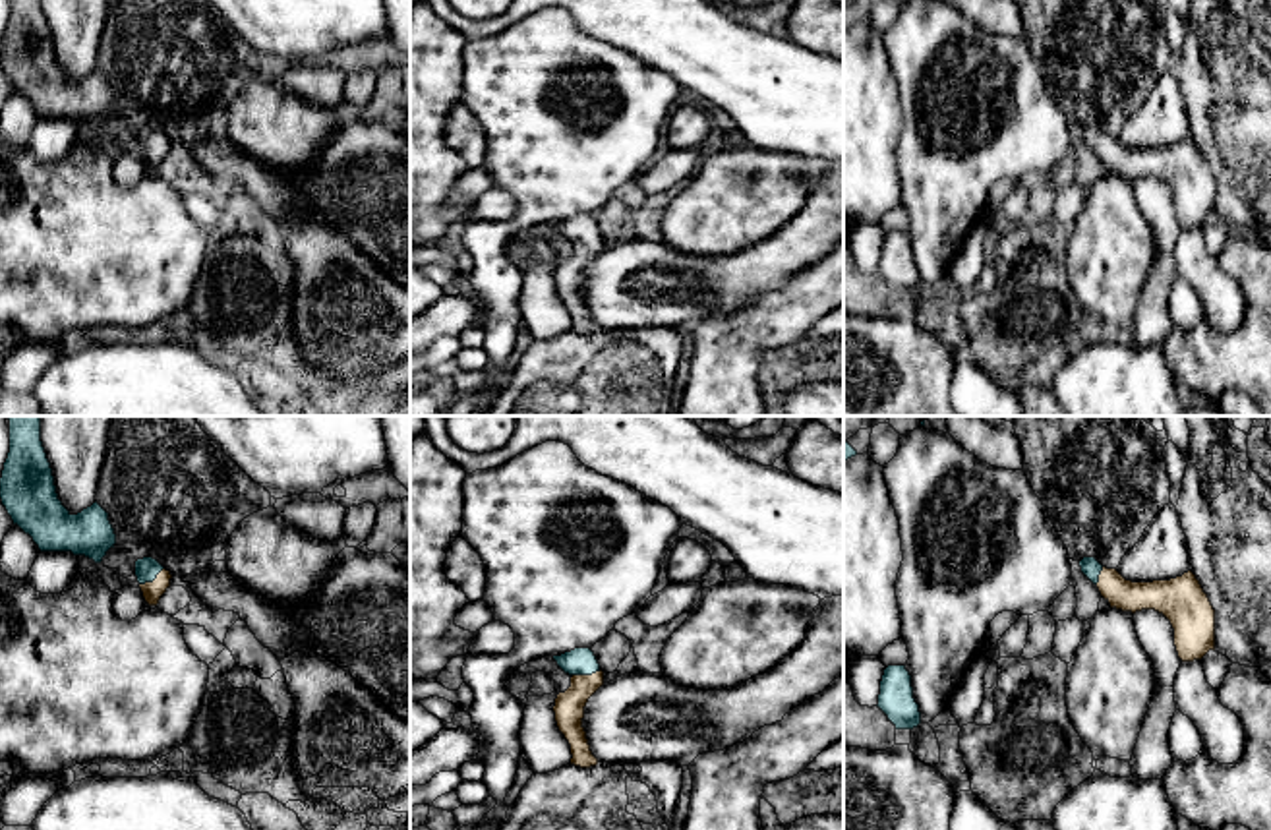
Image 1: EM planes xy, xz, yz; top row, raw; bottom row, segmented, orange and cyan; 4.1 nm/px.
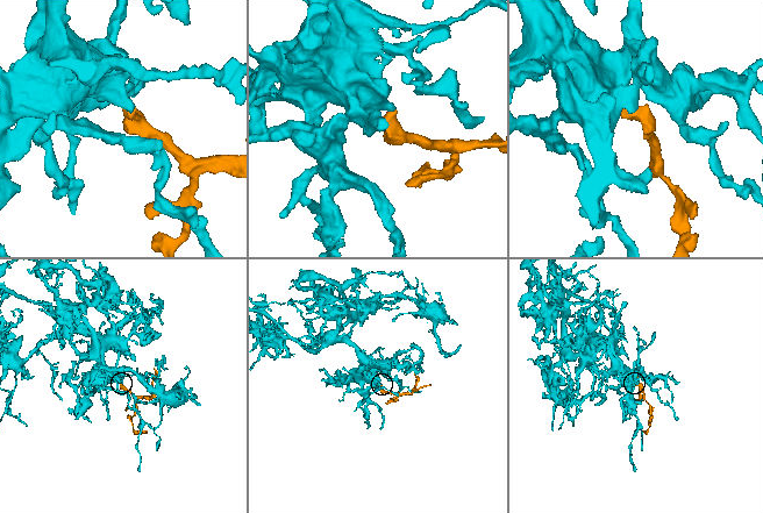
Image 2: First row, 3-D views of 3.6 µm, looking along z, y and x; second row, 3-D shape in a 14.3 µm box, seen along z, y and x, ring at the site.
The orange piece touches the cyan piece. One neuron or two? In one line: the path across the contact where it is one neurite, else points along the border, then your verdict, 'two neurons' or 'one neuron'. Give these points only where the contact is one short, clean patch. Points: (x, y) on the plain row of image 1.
way xz (569, 273), (587, 242), (581, 227); one neuron

